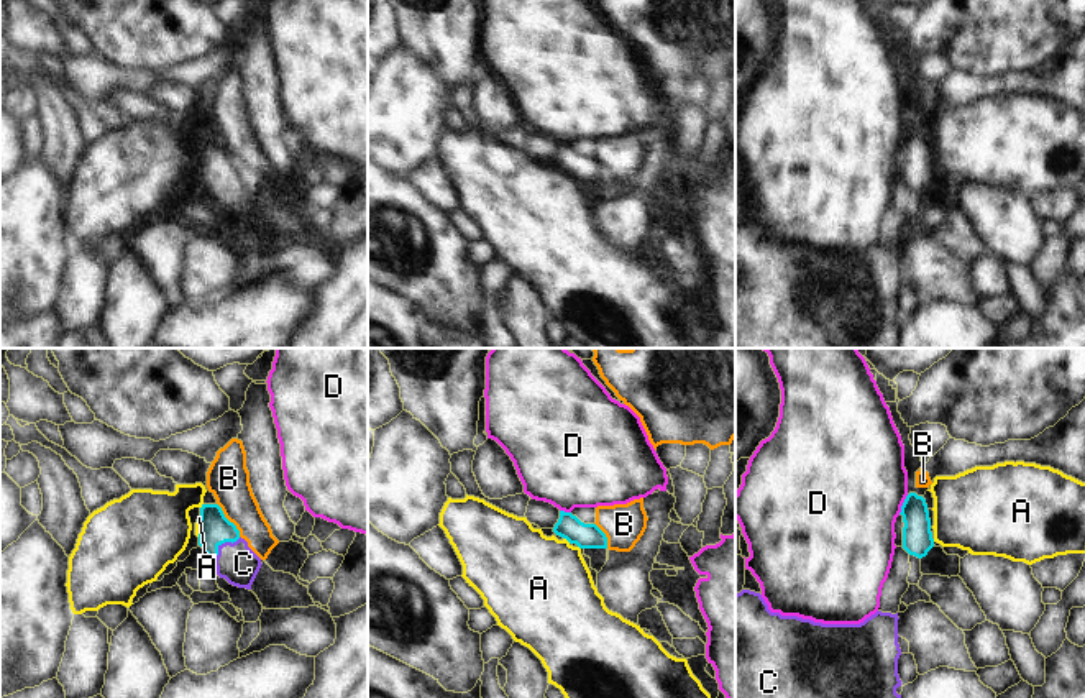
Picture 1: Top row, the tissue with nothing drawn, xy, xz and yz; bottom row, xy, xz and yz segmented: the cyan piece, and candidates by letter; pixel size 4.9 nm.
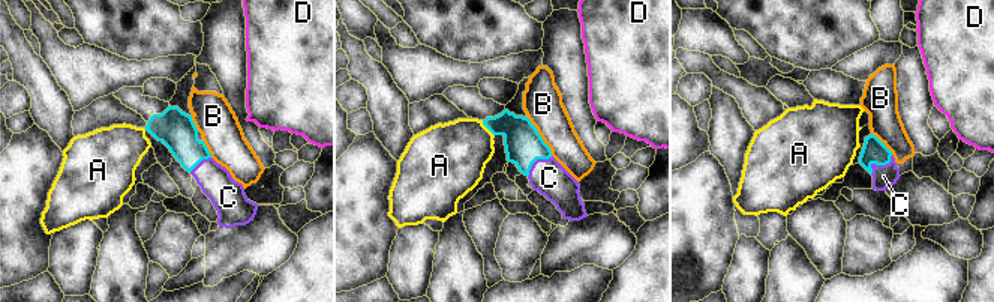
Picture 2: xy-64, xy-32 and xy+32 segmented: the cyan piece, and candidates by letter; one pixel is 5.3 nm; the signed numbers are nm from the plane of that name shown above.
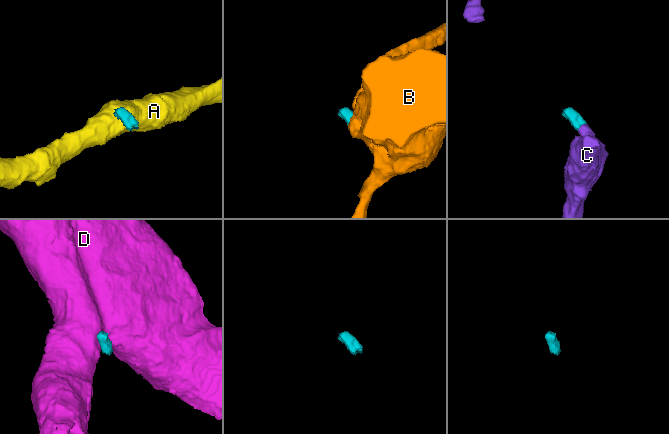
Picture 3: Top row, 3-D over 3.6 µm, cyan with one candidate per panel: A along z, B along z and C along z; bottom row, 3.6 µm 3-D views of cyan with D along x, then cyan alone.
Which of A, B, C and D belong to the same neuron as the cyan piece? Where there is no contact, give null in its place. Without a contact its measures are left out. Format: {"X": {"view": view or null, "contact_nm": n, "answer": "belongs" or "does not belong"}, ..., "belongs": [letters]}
{"A": {"view": "xz", "contact_nm": 50, "answer": "does not belong"}, "B": {"view": "xy", "contact_nm": 200, "answer": "does not belong"}, "C": {"view": "xy", "contact_nm": 180, "answer": "belongs"}, "D": {"view": "yz", "contact_nm": 110, "answer": "does not belong"}, "belongs": ["C"]}

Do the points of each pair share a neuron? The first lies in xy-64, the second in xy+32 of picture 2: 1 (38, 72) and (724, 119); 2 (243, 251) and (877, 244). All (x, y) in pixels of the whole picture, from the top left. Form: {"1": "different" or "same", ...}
{"1": "same", "2": "different"}

